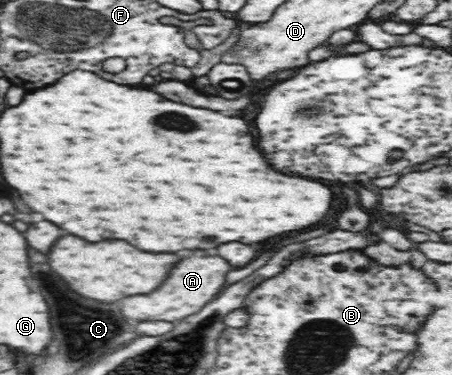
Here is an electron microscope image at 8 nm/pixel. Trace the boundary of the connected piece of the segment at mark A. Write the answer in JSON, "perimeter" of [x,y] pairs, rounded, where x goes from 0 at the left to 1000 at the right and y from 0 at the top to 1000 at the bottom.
{"perimeter":[[[405,685],[369,733],[369,744],[330,787],[299,787],[259,803],[268,840],[299,856],[392,856],[423,835],[436,835],[454,808],[462,808],[498,760],[498,733],[507,707],[489,685]]]}

